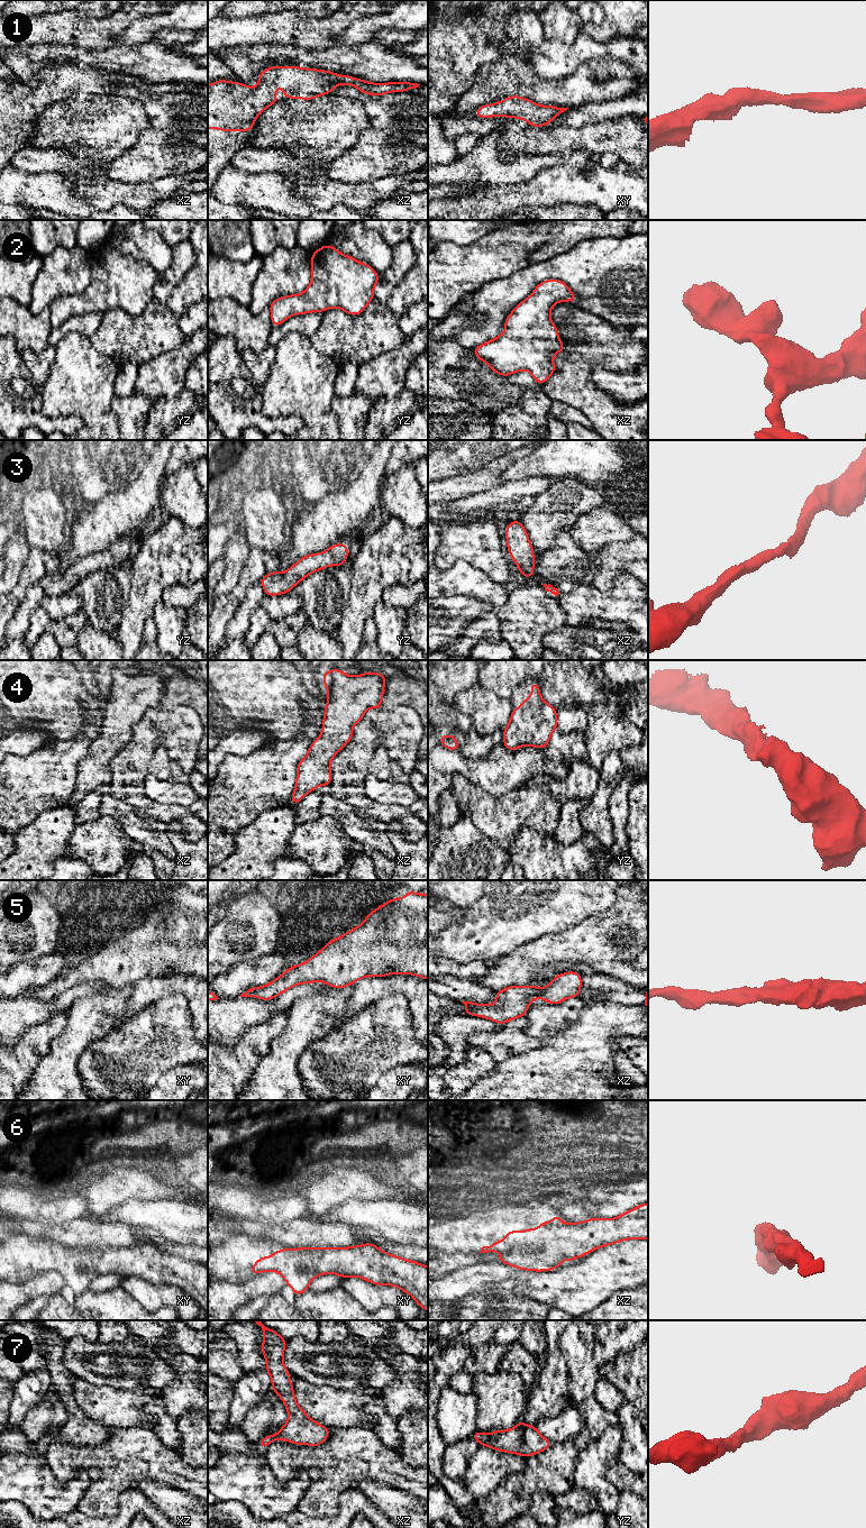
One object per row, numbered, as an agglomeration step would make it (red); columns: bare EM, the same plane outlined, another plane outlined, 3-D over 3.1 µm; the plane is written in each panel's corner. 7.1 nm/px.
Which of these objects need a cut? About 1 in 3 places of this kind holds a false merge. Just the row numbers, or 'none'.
none

